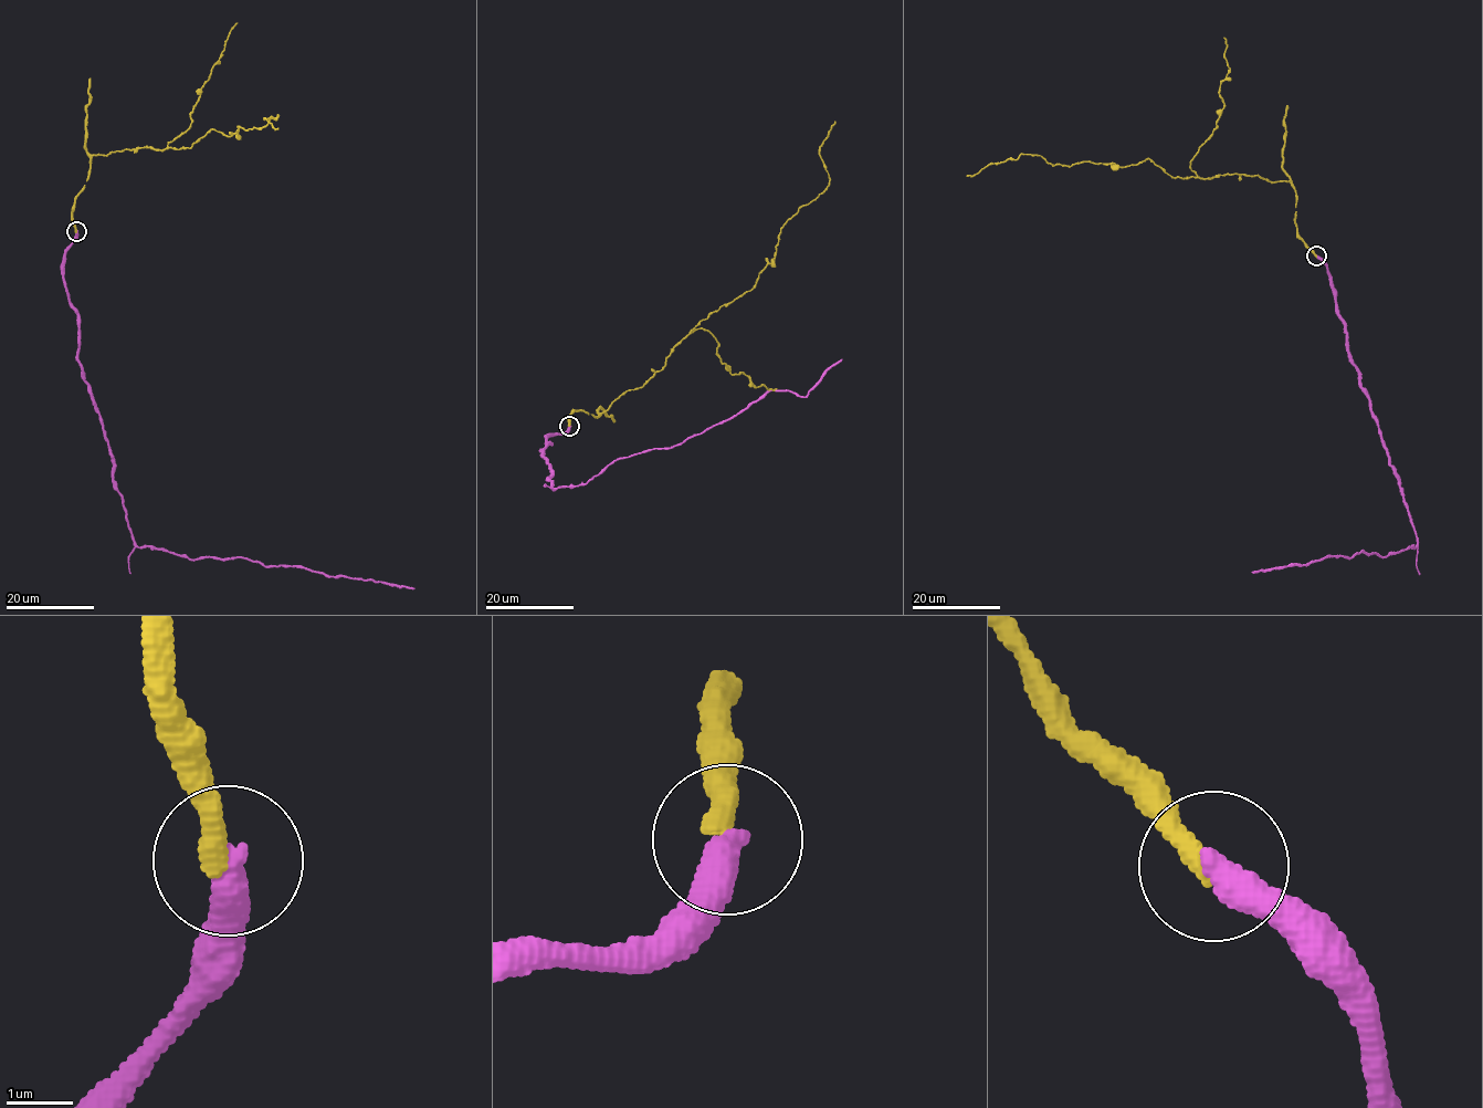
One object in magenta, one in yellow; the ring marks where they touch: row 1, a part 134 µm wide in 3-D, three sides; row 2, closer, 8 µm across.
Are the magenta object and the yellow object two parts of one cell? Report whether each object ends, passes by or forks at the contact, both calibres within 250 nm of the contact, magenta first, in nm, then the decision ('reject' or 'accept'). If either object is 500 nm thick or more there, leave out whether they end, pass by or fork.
magenta ends there; yellow ends there; 480 nm thick on the magenta side, 340 nm on the other; accept

